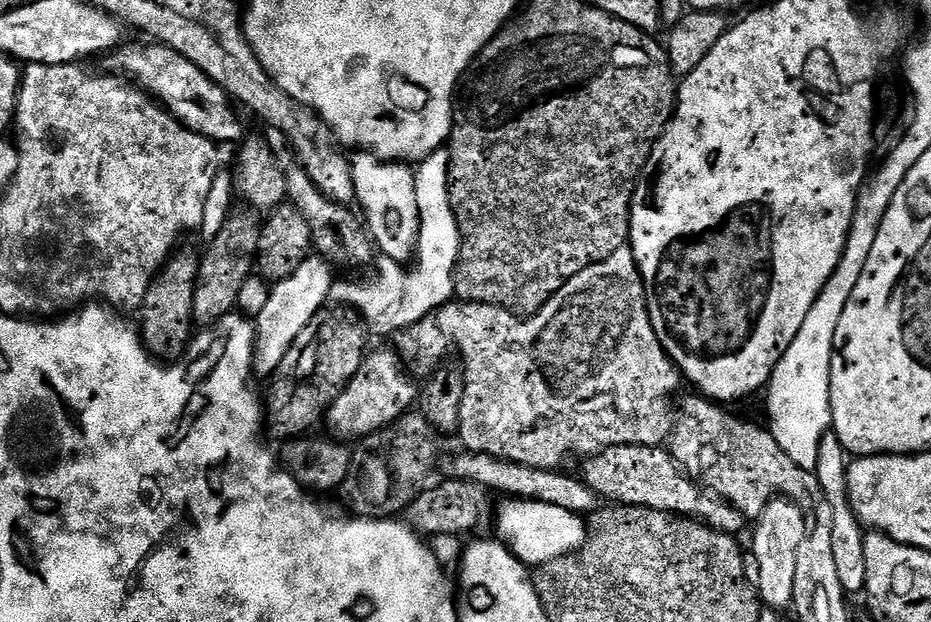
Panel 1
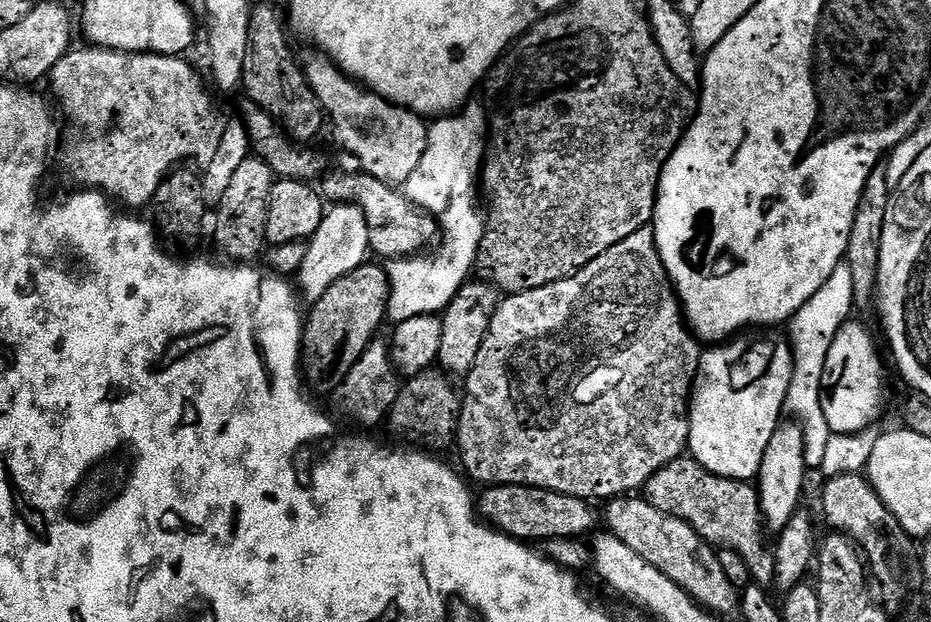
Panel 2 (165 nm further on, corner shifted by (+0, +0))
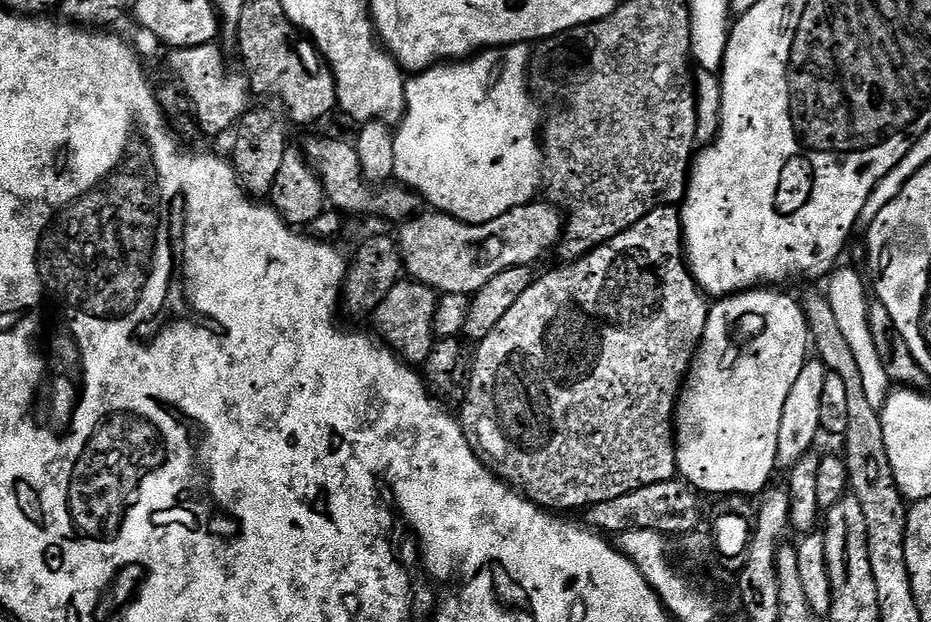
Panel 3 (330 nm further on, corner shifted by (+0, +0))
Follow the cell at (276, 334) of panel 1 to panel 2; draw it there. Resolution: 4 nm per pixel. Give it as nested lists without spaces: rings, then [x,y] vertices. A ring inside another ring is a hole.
[[[337,204],[329,207],[324,214],[322,226],[307,241],[306,262],[302,262],[298,273],[300,280],[299,291],[304,291],[303,299],[314,302],[338,282],[346,274],[350,274],[358,266],[362,266],[369,259],[370,249],[368,247],[368,227],[362,210],[355,204]]]

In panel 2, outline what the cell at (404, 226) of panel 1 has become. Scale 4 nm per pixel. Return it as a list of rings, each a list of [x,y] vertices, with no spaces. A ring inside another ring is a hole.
[[[316,54],[309,64],[303,65],[304,76],[308,84],[314,90],[320,107],[324,109],[327,123],[330,125],[330,132],[336,135],[336,140],[361,164],[363,171],[383,184],[403,186],[414,174],[418,162],[422,162],[422,154],[428,145],[429,125],[421,117],[411,113],[407,108],[399,108],[397,104],[391,104],[389,100],[382,99],[375,92],[369,92],[363,84],[347,76],[342,69],[336,67],[327,56]]]

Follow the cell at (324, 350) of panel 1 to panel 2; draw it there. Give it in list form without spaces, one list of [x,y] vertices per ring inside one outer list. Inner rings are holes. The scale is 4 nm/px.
[[[365,262],[350,274],[338,278],[322,298],[314,301],[309,312],[307,309],[302,324],[300,358],[303,379],[313,393],[335,393],[346,374],[354,370],[354,362],[362,358],[366,346],[377,339],[379,332],[376,331],[386,324],[392,286],[388,282],[387,271],[372,263]]]

